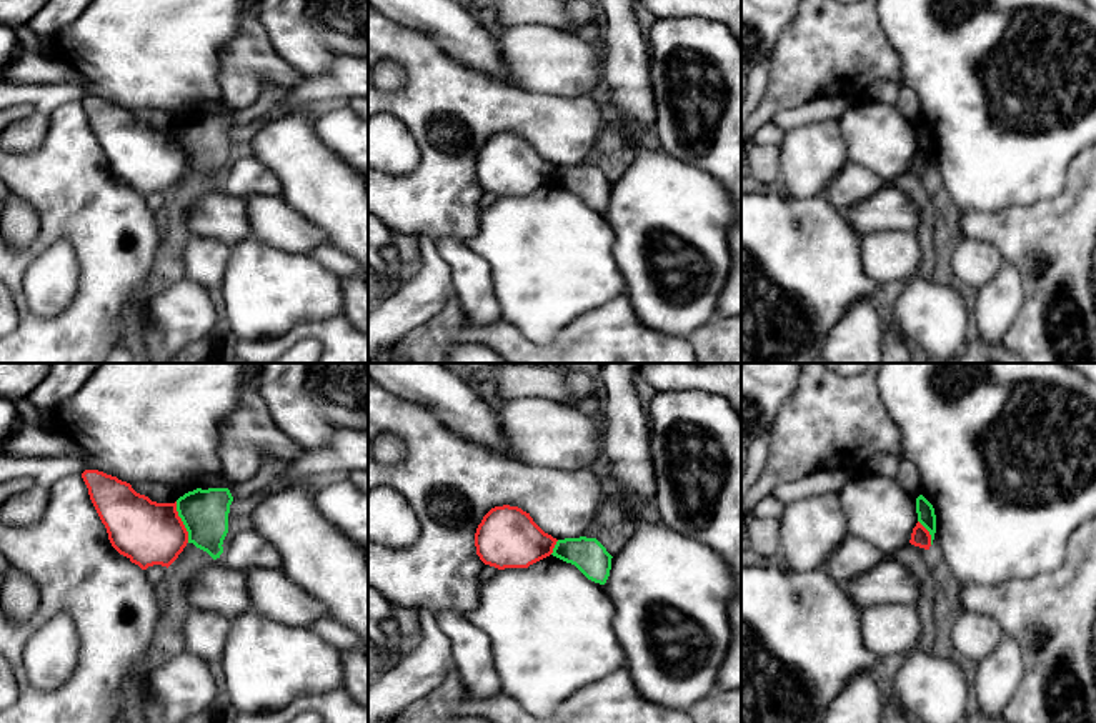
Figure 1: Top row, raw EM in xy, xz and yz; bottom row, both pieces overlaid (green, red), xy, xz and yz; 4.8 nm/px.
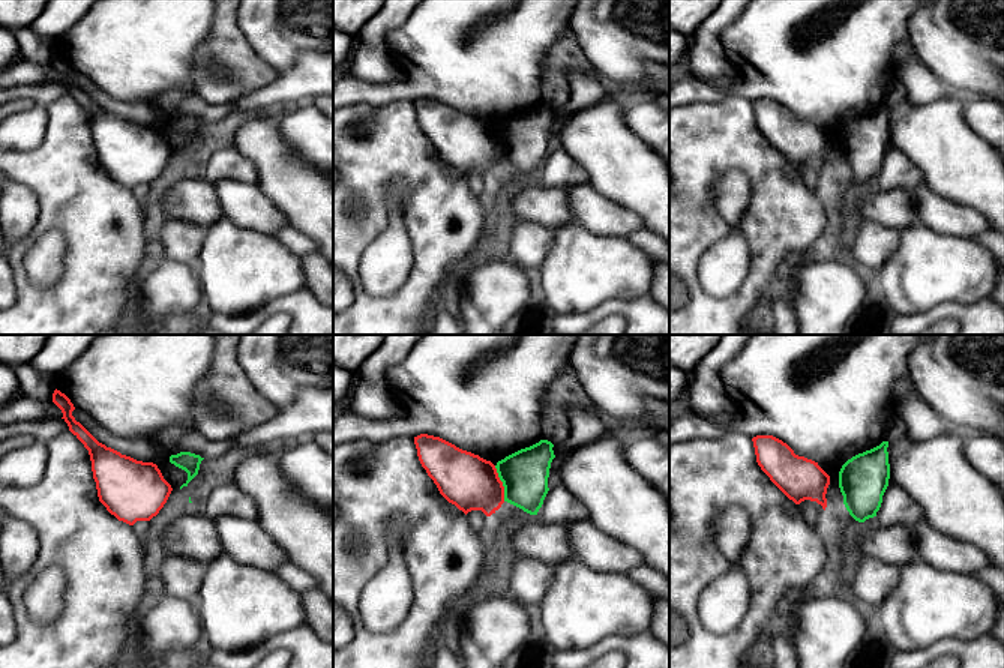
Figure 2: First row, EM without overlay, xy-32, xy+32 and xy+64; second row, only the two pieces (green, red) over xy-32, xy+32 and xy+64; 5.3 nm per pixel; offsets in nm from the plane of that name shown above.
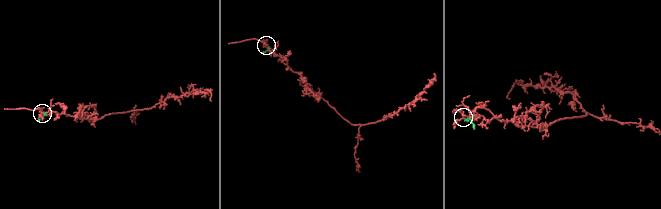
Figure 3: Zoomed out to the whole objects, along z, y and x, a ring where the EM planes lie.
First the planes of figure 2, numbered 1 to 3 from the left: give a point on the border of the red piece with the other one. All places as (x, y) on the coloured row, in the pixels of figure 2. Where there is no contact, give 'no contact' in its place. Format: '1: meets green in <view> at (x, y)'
1: no contact
2: meets green in xy+32 at (503, 484)
3: no contact

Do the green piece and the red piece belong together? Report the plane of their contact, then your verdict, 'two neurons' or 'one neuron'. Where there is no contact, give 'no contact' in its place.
xy | two neurons

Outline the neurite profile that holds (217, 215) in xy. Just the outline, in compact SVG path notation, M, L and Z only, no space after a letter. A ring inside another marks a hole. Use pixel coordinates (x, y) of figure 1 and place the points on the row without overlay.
M220 187L210 188L192 205L187 225L192 235L237 245L253 235L243 198L227 195Z

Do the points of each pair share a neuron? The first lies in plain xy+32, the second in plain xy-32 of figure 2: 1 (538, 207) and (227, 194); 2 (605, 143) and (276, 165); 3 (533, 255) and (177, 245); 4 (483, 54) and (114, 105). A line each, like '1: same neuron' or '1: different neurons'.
1: different neurons
2: same neuron
3: same neuron
4: different neurons

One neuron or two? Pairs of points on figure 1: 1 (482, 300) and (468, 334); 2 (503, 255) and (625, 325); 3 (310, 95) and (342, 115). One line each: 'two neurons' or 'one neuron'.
1: two neurons
2: two neurons
3: two neurons

